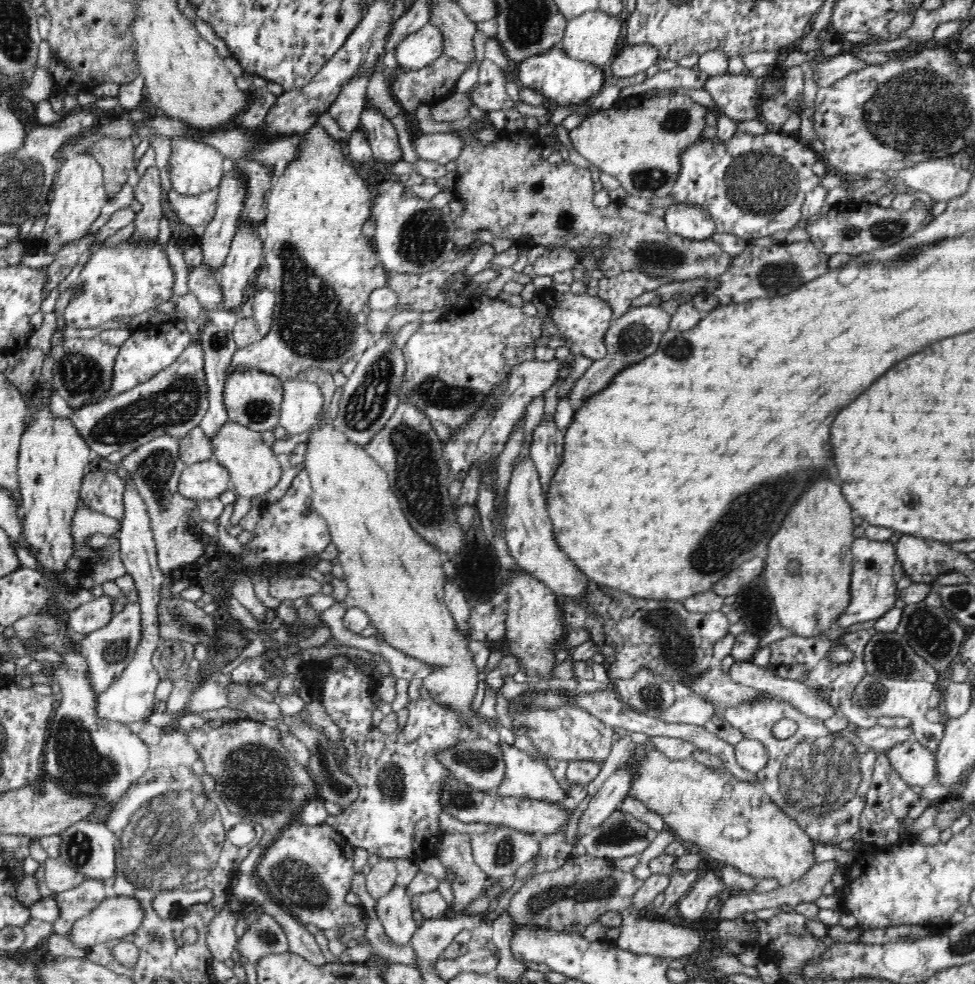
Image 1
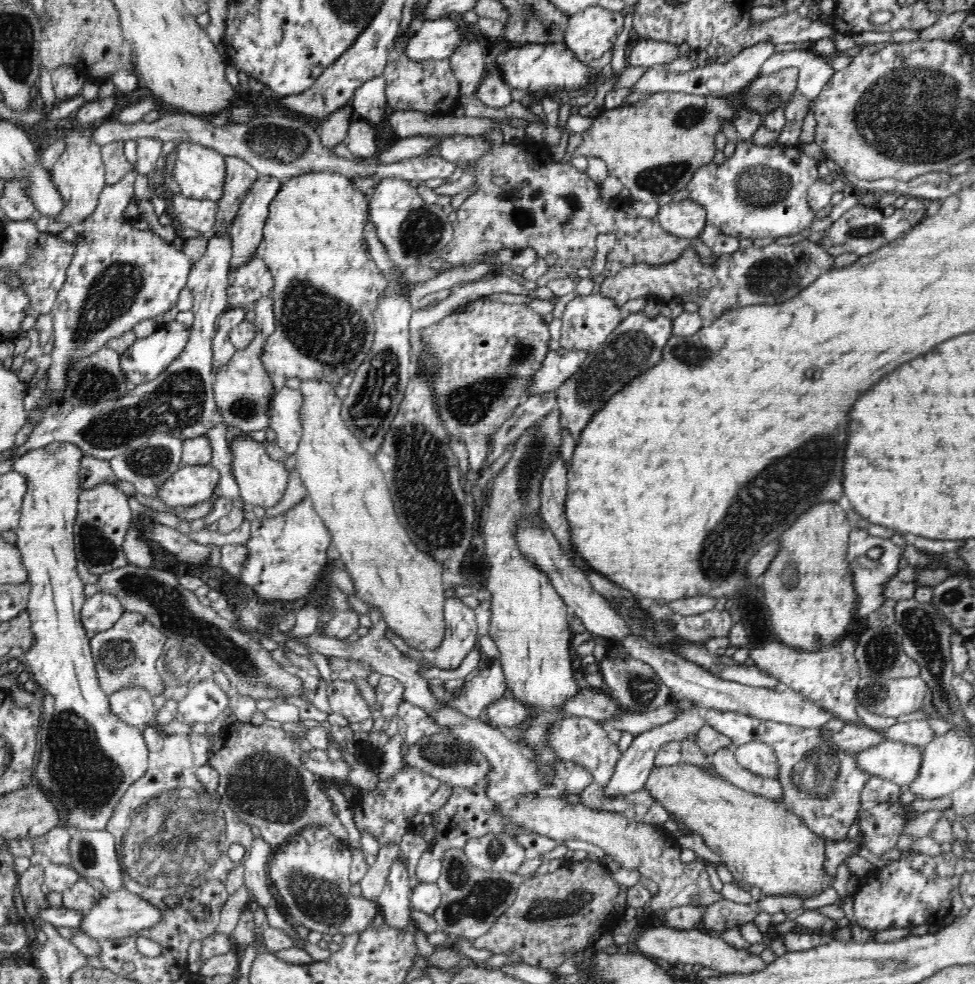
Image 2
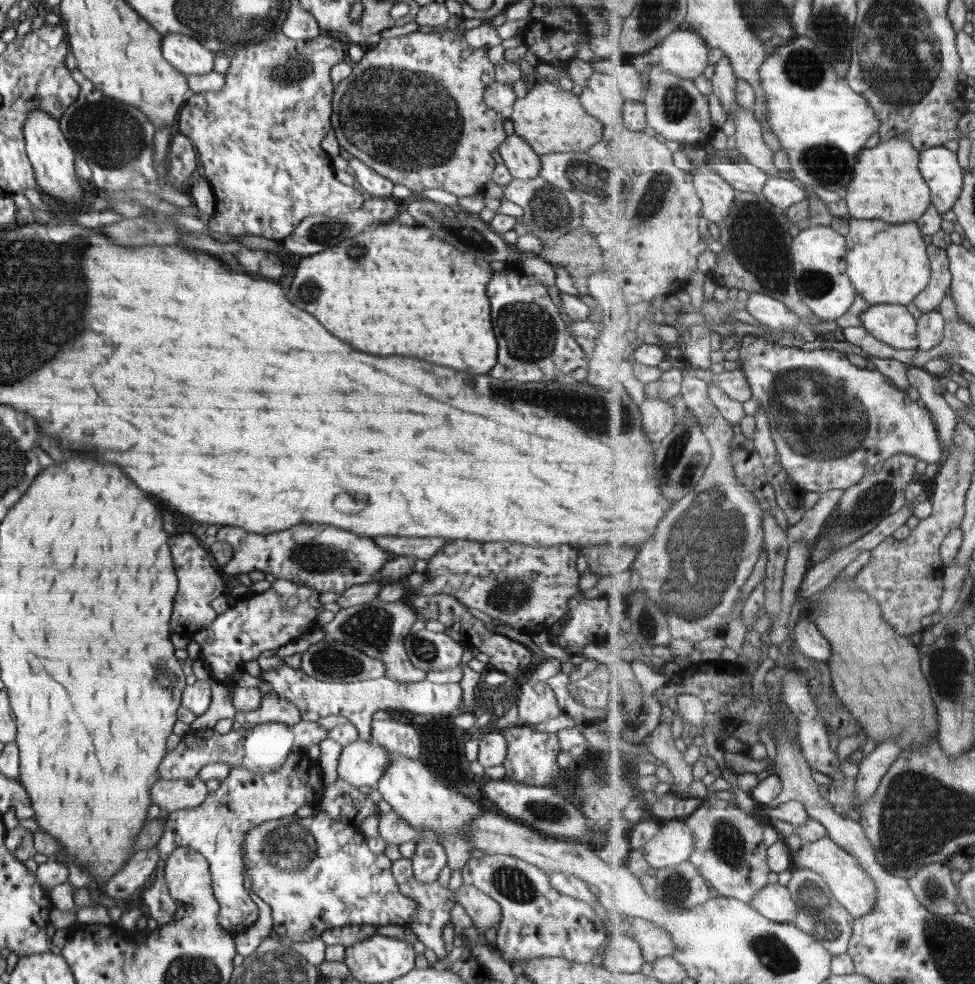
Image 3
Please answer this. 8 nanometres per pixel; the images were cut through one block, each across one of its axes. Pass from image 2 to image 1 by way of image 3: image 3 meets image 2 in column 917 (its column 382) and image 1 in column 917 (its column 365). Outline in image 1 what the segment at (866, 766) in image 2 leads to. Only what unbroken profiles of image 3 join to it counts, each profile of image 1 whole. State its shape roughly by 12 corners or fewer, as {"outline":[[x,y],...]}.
{"outline":[[916,738],[886,751],[891,769],[910,787],[938,776],[934,752]]}

